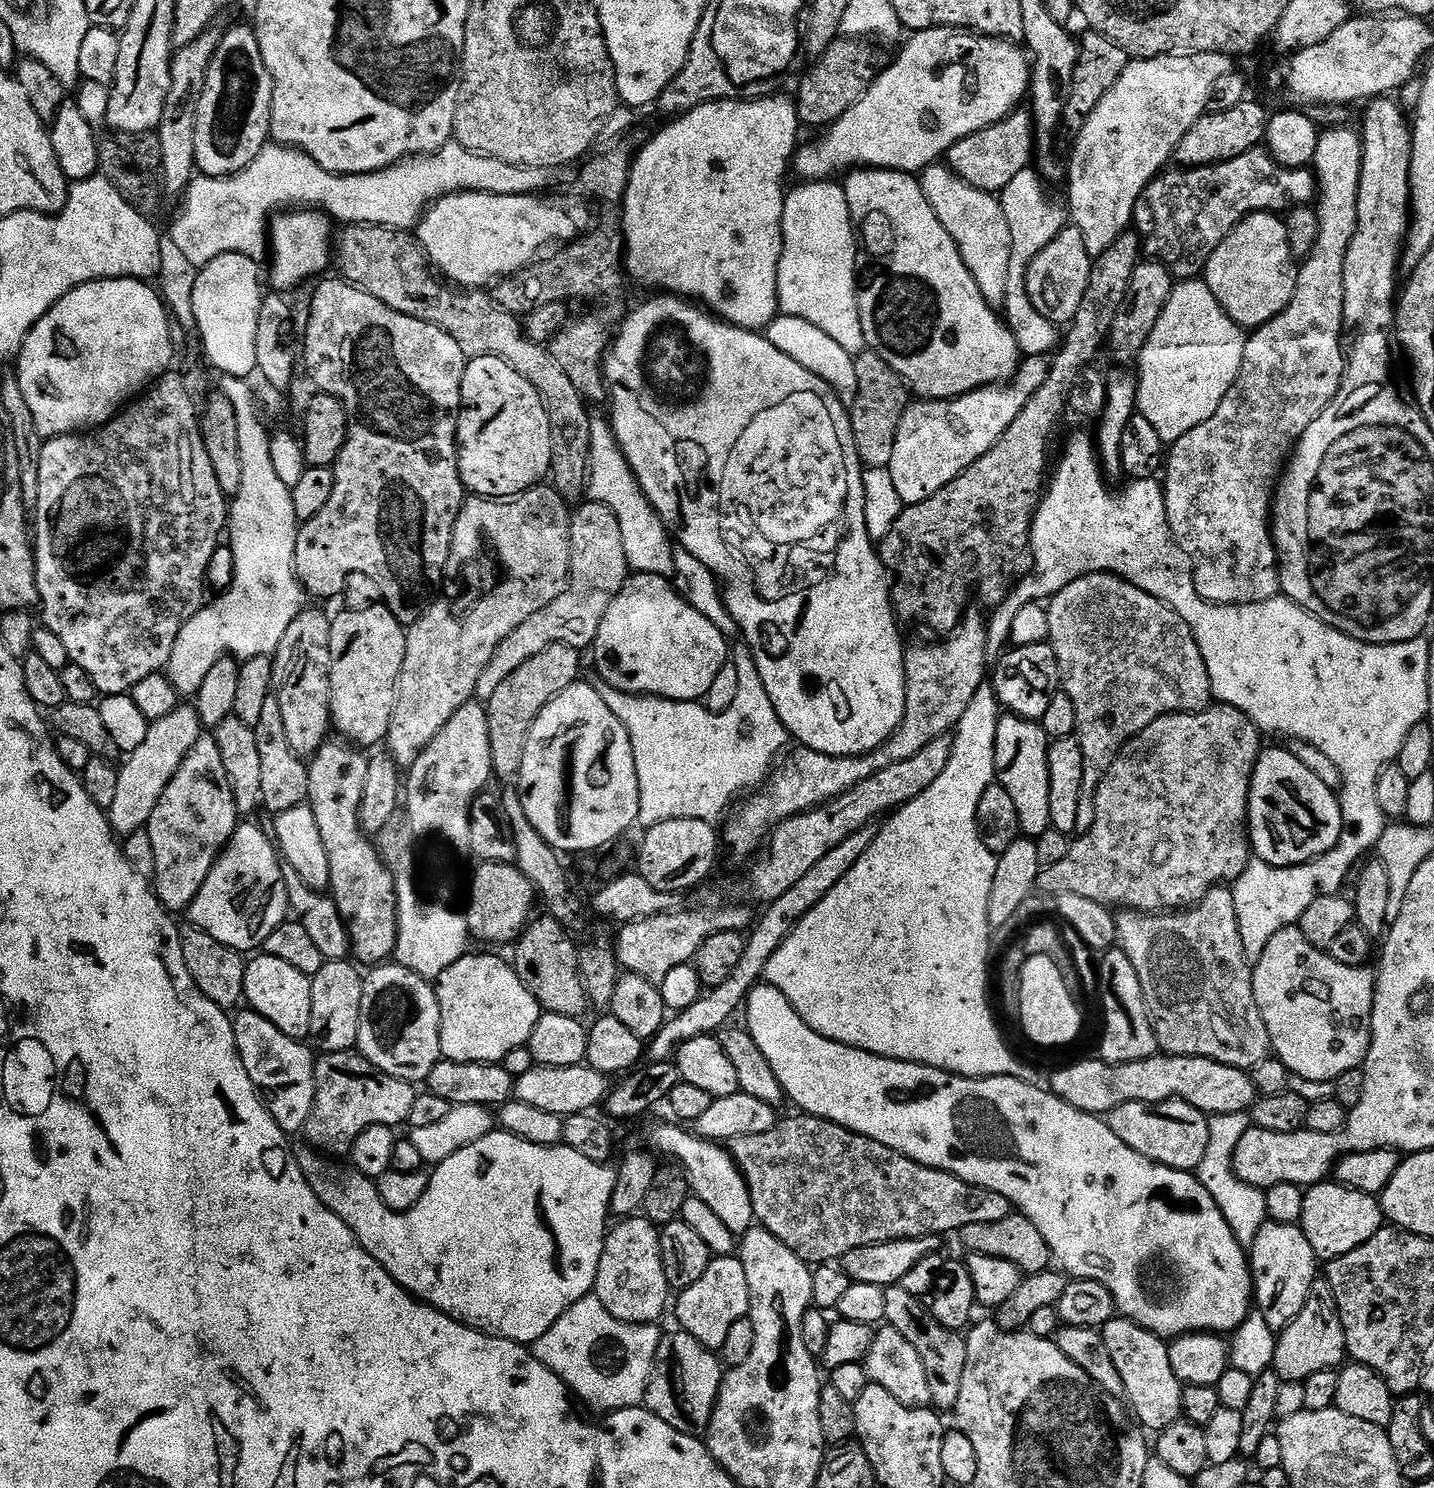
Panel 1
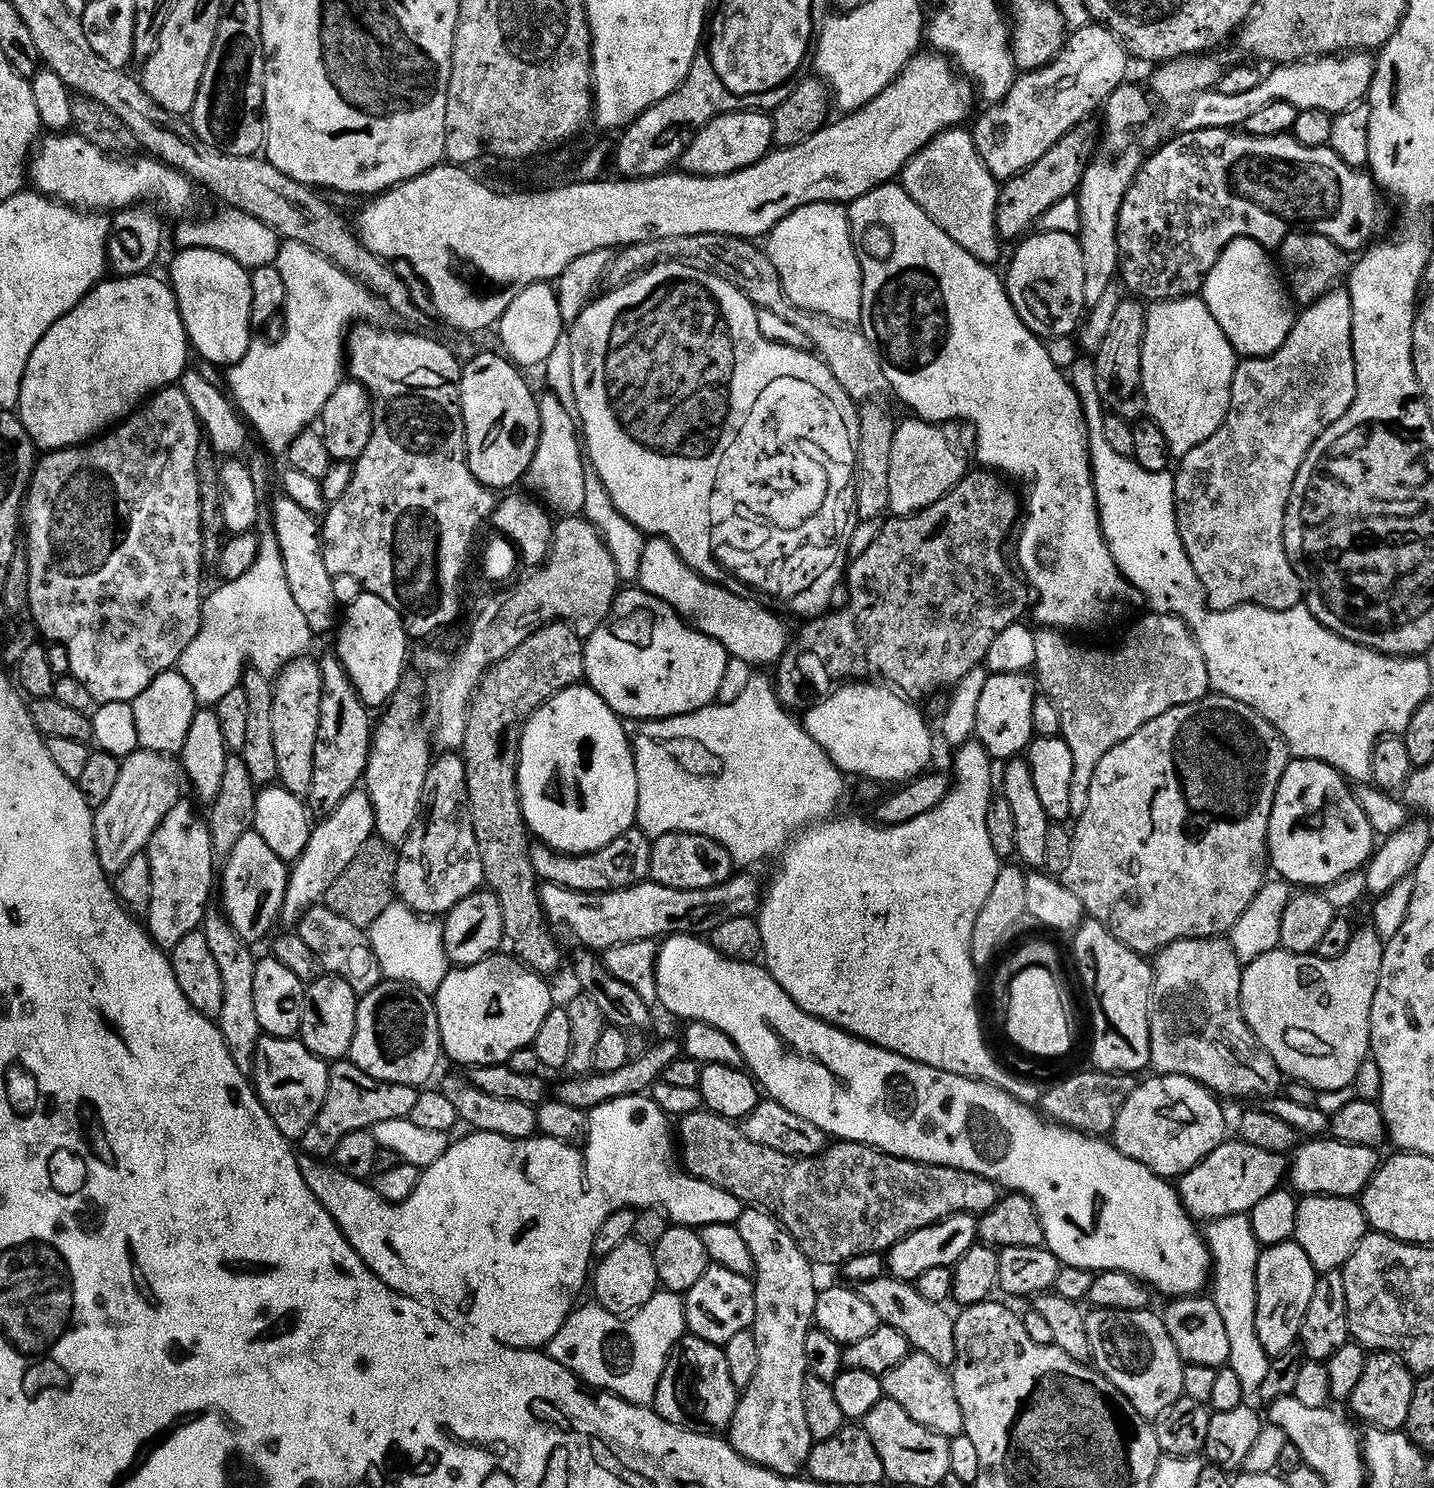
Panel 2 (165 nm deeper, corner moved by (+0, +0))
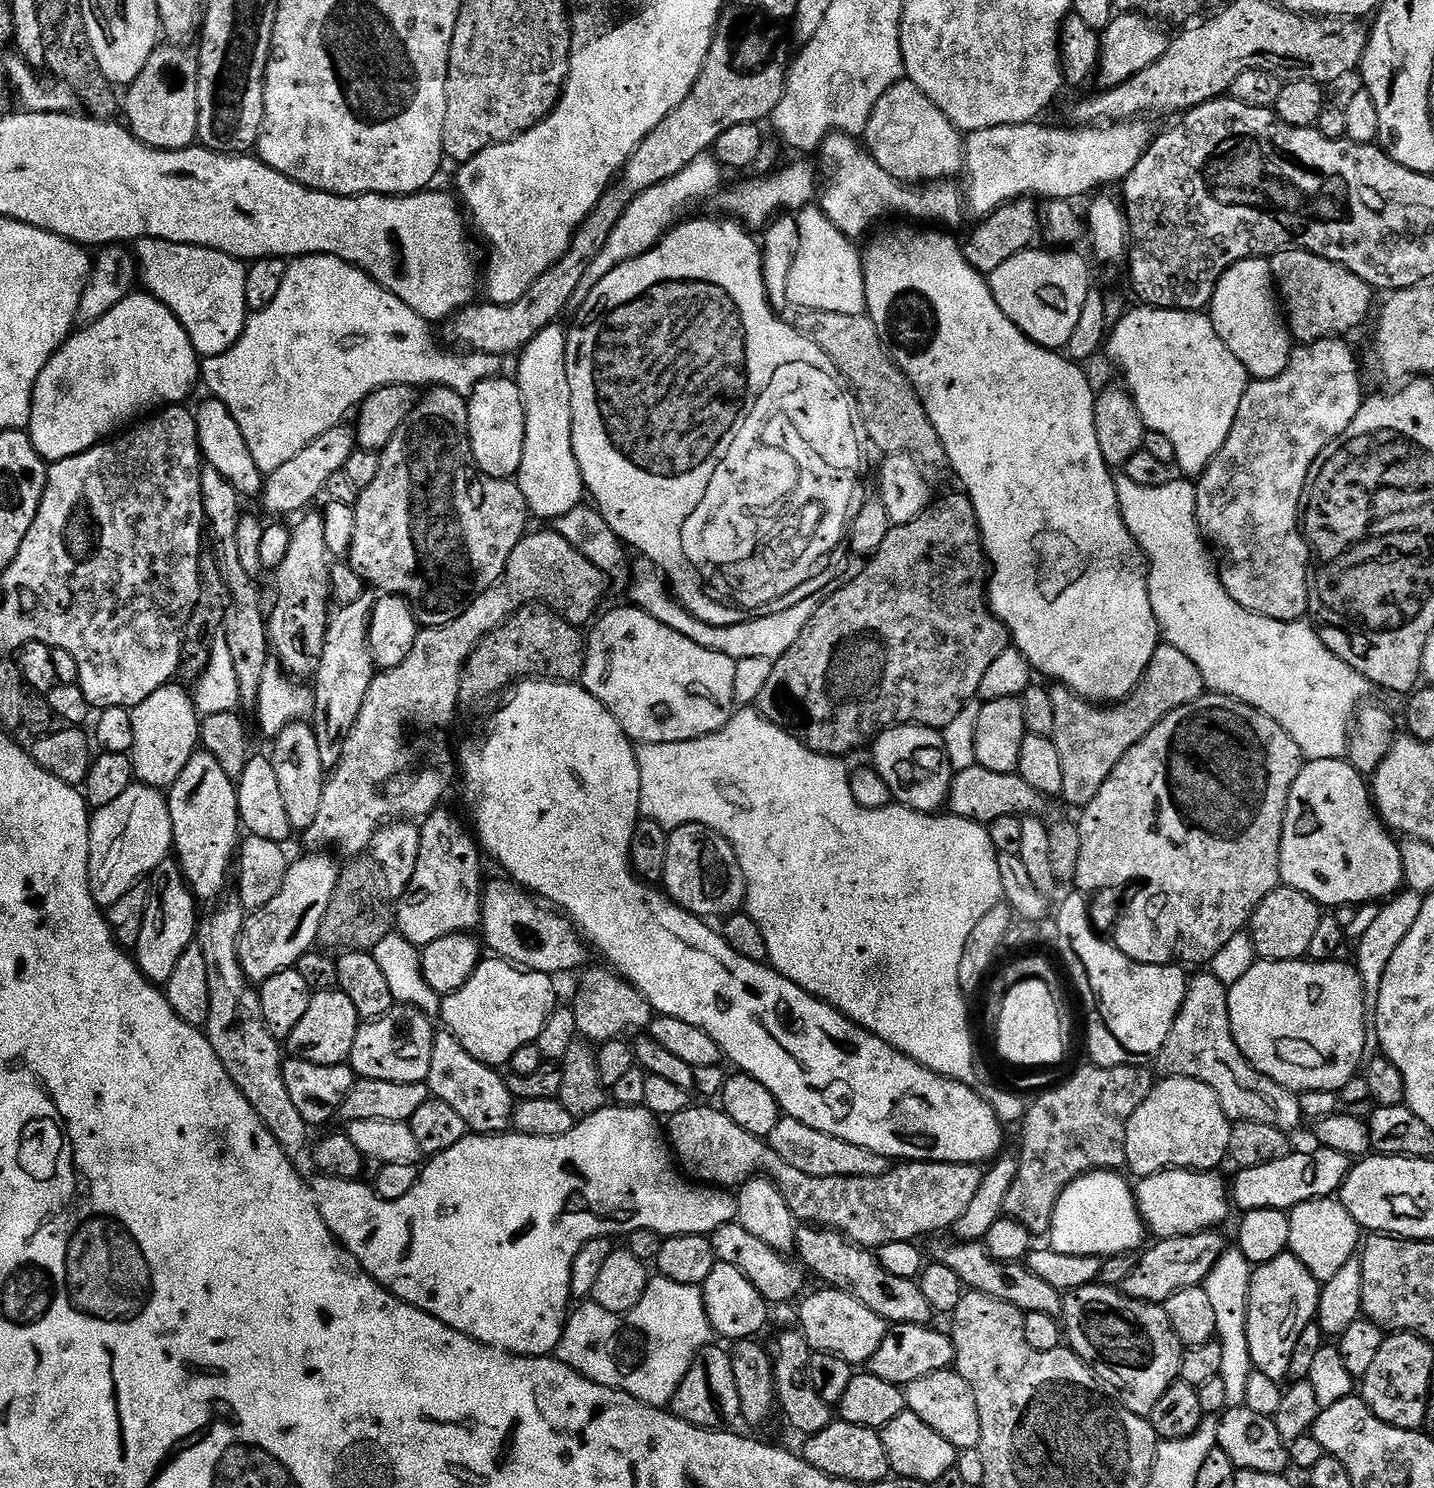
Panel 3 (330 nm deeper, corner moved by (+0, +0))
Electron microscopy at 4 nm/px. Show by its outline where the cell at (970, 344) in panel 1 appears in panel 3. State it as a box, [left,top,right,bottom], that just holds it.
[862,226,1162,706]

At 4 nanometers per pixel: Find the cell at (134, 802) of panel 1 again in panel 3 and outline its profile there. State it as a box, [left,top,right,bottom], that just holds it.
[88,782,173,910]

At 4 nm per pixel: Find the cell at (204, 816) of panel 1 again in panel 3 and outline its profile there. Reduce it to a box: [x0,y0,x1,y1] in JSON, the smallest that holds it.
[134,859,198,986]

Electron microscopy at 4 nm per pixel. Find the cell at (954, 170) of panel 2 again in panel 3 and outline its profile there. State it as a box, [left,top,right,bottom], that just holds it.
[862,78,965,182]

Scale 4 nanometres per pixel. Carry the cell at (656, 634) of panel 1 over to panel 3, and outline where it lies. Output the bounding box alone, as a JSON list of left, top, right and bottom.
[582,606,736,745]

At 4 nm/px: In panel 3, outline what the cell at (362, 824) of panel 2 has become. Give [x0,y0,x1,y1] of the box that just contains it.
[238,850,342,986]

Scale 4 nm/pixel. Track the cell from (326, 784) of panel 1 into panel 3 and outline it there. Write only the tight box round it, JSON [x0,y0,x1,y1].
[314,595,378,770]

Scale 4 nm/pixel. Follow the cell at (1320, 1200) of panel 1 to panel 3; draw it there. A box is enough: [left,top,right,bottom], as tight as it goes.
[1288,1198,1362,1281]

